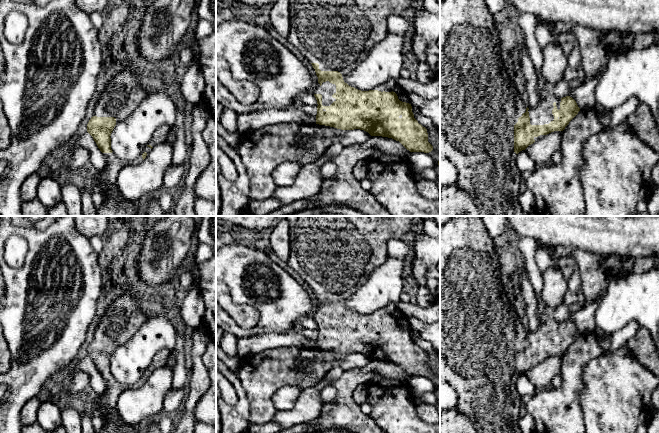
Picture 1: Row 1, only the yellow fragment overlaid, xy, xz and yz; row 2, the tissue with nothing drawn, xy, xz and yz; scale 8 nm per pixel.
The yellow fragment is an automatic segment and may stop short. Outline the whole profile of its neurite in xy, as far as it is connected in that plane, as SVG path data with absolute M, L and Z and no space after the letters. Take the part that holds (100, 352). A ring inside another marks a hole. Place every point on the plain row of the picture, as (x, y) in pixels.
M126 288L121 298L116 299L109 307L107 313L100 319L96 327L93 340L87 348L87 356L93 361L98 372L107 383L107 389L101 395L89 394L87 397L98 404L102 412L105 425L97 433L138 433L132 425L121 419L117 413L116 404L120 394L126 390L124 384L118 382L111 373L111 357L117 347L127 342L147 320L148 315L140 311L139 301L135 294Z

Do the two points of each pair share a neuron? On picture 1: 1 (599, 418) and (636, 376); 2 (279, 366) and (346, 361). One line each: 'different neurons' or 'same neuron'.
1: same neuron
2: same neuron

